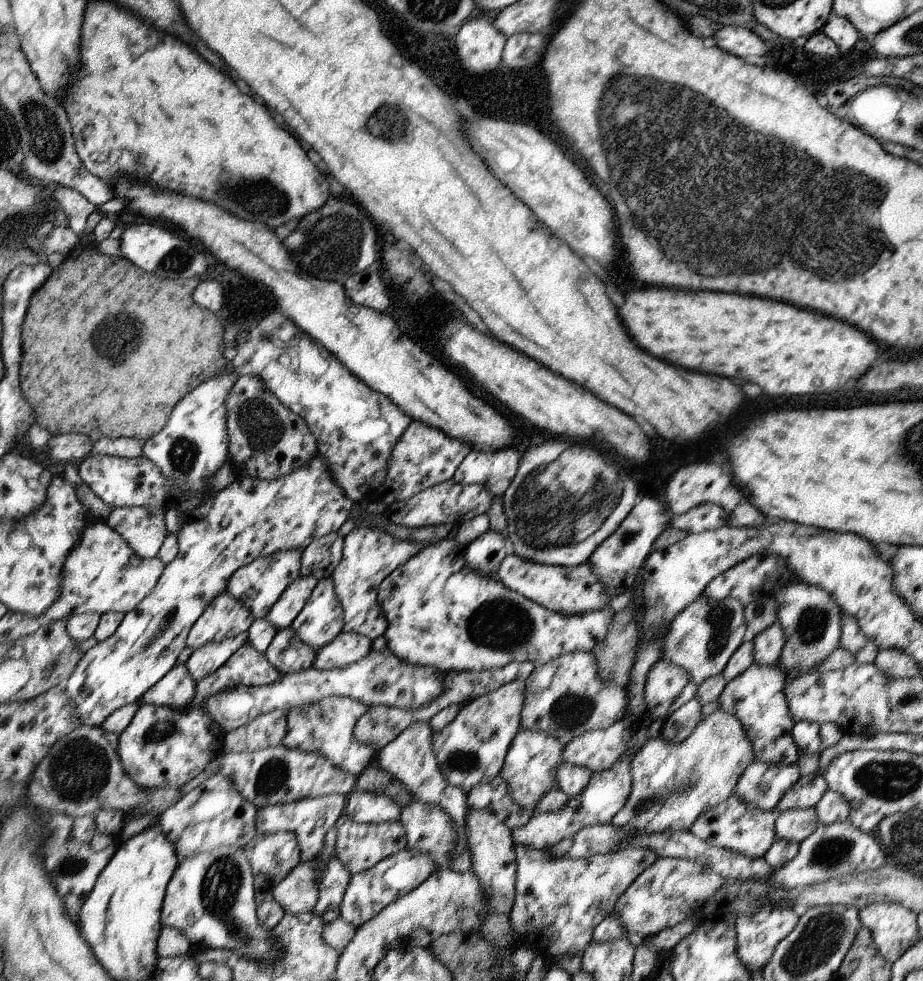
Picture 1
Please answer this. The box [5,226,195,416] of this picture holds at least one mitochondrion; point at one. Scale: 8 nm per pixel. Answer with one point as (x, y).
(120, 335)

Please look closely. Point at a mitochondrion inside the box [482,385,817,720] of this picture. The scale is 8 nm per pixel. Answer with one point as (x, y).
(561, 505)

